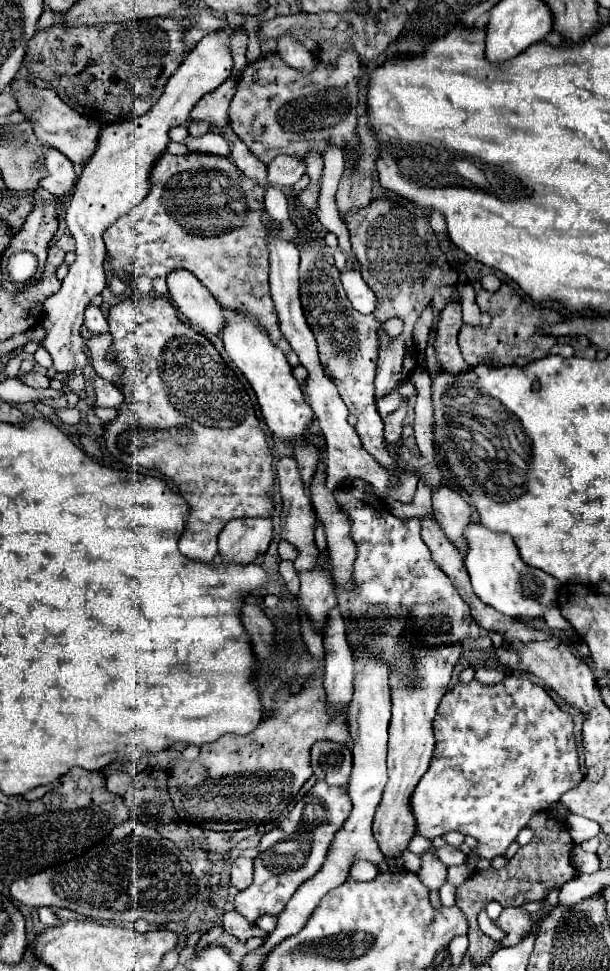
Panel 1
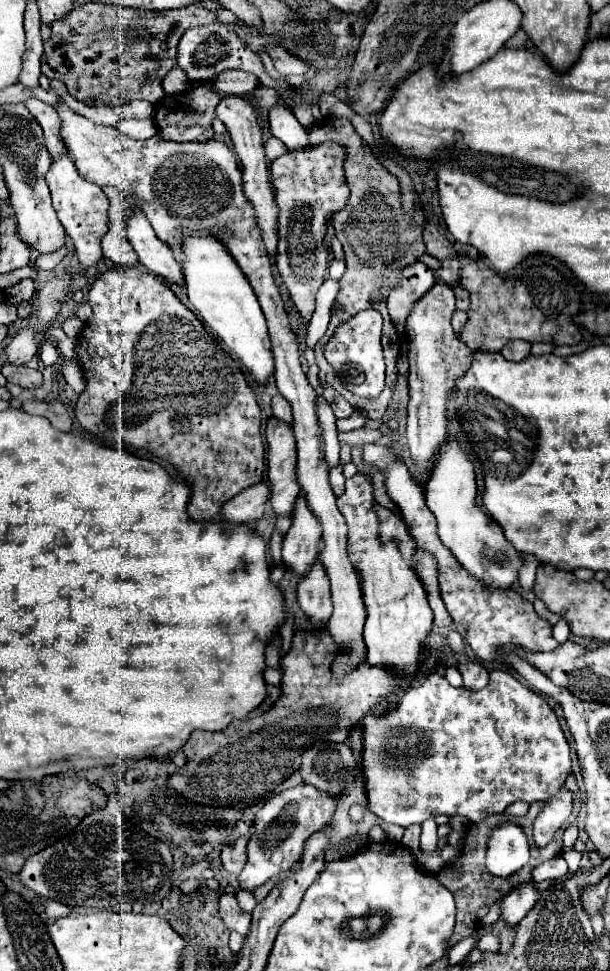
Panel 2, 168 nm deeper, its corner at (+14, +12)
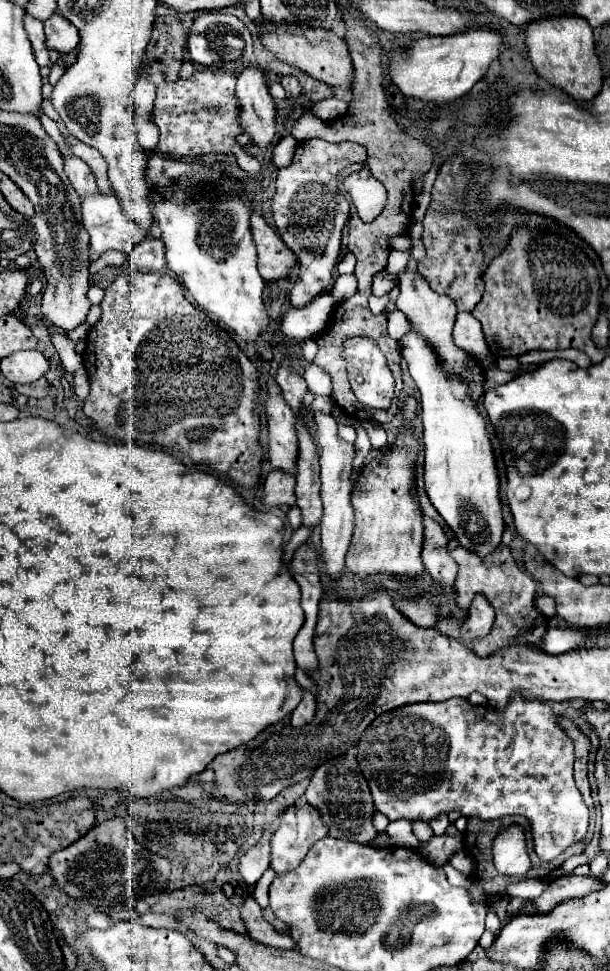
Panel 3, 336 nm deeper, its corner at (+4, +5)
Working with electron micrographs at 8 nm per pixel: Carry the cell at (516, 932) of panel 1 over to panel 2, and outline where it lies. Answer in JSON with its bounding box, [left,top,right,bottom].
[500,882,540,926]

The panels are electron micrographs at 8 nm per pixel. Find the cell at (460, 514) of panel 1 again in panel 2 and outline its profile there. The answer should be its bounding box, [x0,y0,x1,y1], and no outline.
[406,282,472,478]

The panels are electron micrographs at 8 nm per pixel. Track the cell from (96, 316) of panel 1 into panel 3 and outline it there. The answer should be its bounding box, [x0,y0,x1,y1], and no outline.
[82,195,144,253]

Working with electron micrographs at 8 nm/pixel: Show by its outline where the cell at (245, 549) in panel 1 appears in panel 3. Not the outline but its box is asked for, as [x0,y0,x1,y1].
[262,471,296,507]

